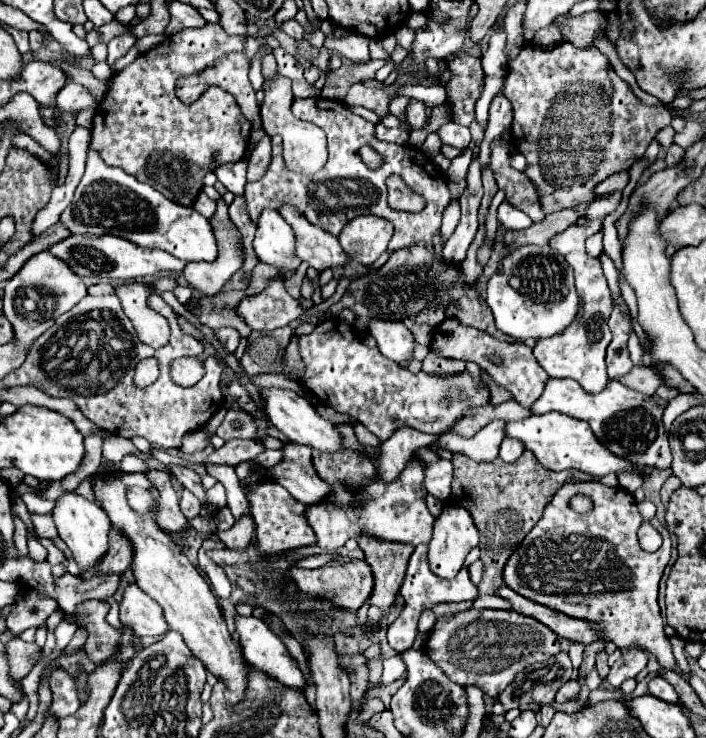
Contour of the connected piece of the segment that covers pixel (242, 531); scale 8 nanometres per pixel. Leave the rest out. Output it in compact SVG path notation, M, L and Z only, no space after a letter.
M252 516L242 518L240 522L236 522L230 530L218 531L216 536L230 548L230 550L246 550L246 546L252 542L252 532L254 532L254 520Z

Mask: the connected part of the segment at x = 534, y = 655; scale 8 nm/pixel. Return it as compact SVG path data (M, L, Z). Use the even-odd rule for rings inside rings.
M462 610L440 616L424 644L426 654L456 684L478 686L486 696L498 698L514 676L534 662L548 660L560 650L558 636L542 622L514 610Z

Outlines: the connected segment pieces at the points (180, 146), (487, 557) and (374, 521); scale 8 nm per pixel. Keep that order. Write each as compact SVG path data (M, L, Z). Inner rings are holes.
M206 24L204 28L186 28L178 34L166 36L156 48L142 52L130 66L114 72L110 78L110 86L106 90L104 100L96 108L94 122L92 122L92 140L90 148L100 152L100 158L110 164L122 168L126 174L148 182L152 188L162 192L168 200L174 200L182 206L192 206L198 194L204 188L202 178L218 168L218 164L238 162L248 146L250 140L250 122L244 118L238 102L222 88L208 88L194 104L182 104L176 94L176 80L180 76L196 74L204 70L206 64L212 64L216 58L242 50L244 38L242 36L228 36L222 26Z
M524 452L518 462L504 462L496 458L492 462L474 462L468 456L452 454L454 464L454 480L450 504L462 506L470 512L474 526L480 534L480 560L484 562L482 580L478 584L480 594L494 594L498 586L502 586L502 568L510 558L510 552L524 540L524 536L534 528L534 524L542 518L550 496L566 484L566 482L586 482L592 476L582 472L550 472L542 468L538 460L534 460L532 452Z
M412 458L400 478L392 484L384 484L380 478L366 484L358 494L348 492L342 484L332 486L332 496L322 504L308 506L306 518L316 532L318 546L324 550L336 550L346 544L348 538L370 534L380 540L398 542L398 536L414 534L432 534L434 516L426 508L426 490L424 490L424 468L422 462Z

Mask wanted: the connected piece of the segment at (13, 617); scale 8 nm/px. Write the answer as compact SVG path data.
M30 590L26 594L22 594L14 604L12 610L6 618L8 622L8 630L18 636L28 628L38 628L44 626L44 622L48 620L48 616L58 608L58 604L50 598L40 596L36 590Z

